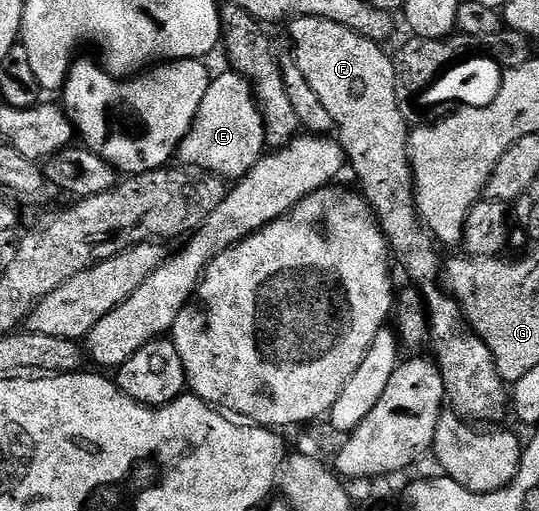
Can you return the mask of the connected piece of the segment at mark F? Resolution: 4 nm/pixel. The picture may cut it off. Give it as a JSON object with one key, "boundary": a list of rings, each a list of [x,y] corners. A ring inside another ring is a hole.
{"boundary":[[[297,17],[290,22],[291,25],[291,45],[293,50],[293,56],[297,67],[301,67],[301,75],[305,75],[305,79],[309,79],[309,87],[313,87],[313,92],[317,94],[317,99],[321,99],[321,104],[325,107],[325,111],[329,111],[329,115],[333,115],[333,123],[337,130],[337,140],[343,147],[343,151],[346,160],[349,162],[349,169],[352,169],[357,176],[363,180],[364,189],[361,190],[362,196],[365,198],[368,206],[373,210],[374,216],[377,218],[380,229],[383,230],[383,236],[387,238],[387,243],[390,252],[399,260],[401,268],[407,272],[407,277],[412,286],[418,287],[425,294],[425,312],[427,314],[427,328],[429,330],[429,347],[435,351],[433,354],[433,360],[439,367],[439,374],[443,377],[443,386],[447,388],[446,400],[449,402],[450,412],[456,413],[460,419],[474,423],[479,427],[495,427],[498,421],[503,421],[509,417],[509,389],[505,382],[501,379],[499,372],[497,371],[497,365],[493,359],[493,355],[485,343],[480,339],[471,326],[468,325],[466,317],[463,316],[463,310],[459,307],[459,302],[454,297],[448,295],[442,288],[435,289],[435,284],[440,284],[441,281],[441,261],[439,265],[439,253],[436,242],[433,240],[430,233],[427,232],[422,219],[419,218],[419,208],[415,205],[415,182],[411,176],[411,147],[409,144],[409,124],[403,118],[401,108],[401,102],[398,97],[397,89],[395,87],[394,79],[394,63],[392,58],[387,55],[383,49],[384,46],[377,41],[370,41],[365,39],[361,35],[354,33],[349,27],[345,27],[341,23],[333,23],[332,21],[326,21],[320,17]]]}

